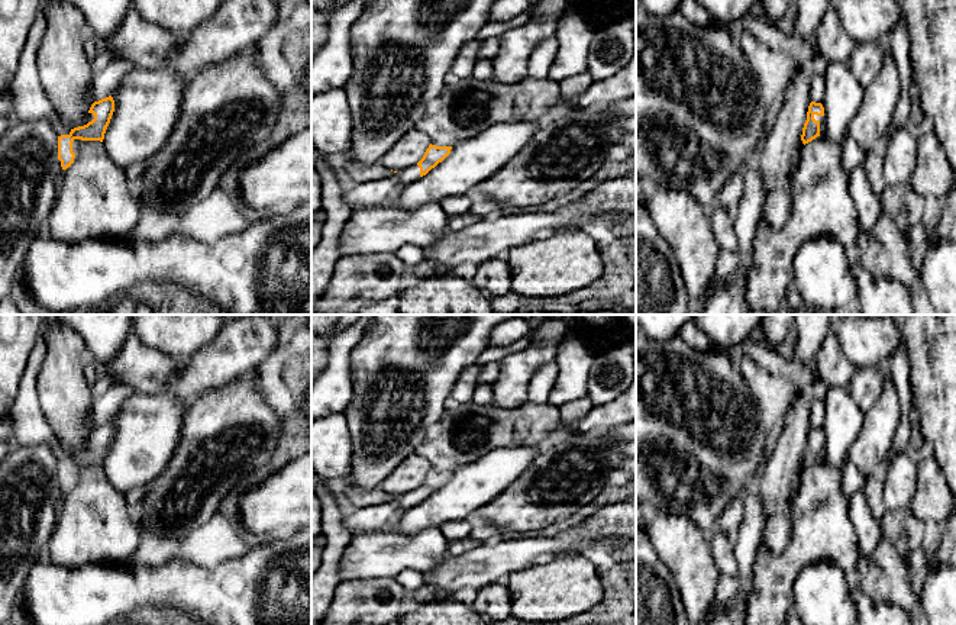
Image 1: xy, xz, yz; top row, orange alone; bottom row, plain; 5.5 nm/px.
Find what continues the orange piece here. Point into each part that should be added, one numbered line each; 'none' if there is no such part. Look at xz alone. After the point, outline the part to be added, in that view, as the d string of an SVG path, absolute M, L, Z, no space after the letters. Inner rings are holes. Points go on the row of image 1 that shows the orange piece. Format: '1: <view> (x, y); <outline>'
1: xz (410, 174); M411 165L408 168L404 168L398 173L398 181L395 186L395 194L401 191L407 184L416 181L420 178L420 168L419 165Z

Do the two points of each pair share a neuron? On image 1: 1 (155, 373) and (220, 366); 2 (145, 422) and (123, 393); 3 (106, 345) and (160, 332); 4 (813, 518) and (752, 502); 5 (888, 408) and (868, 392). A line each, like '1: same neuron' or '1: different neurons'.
1: same neuron
2: different neurons
3: different neurons
4: different neurons
5: different neurons

